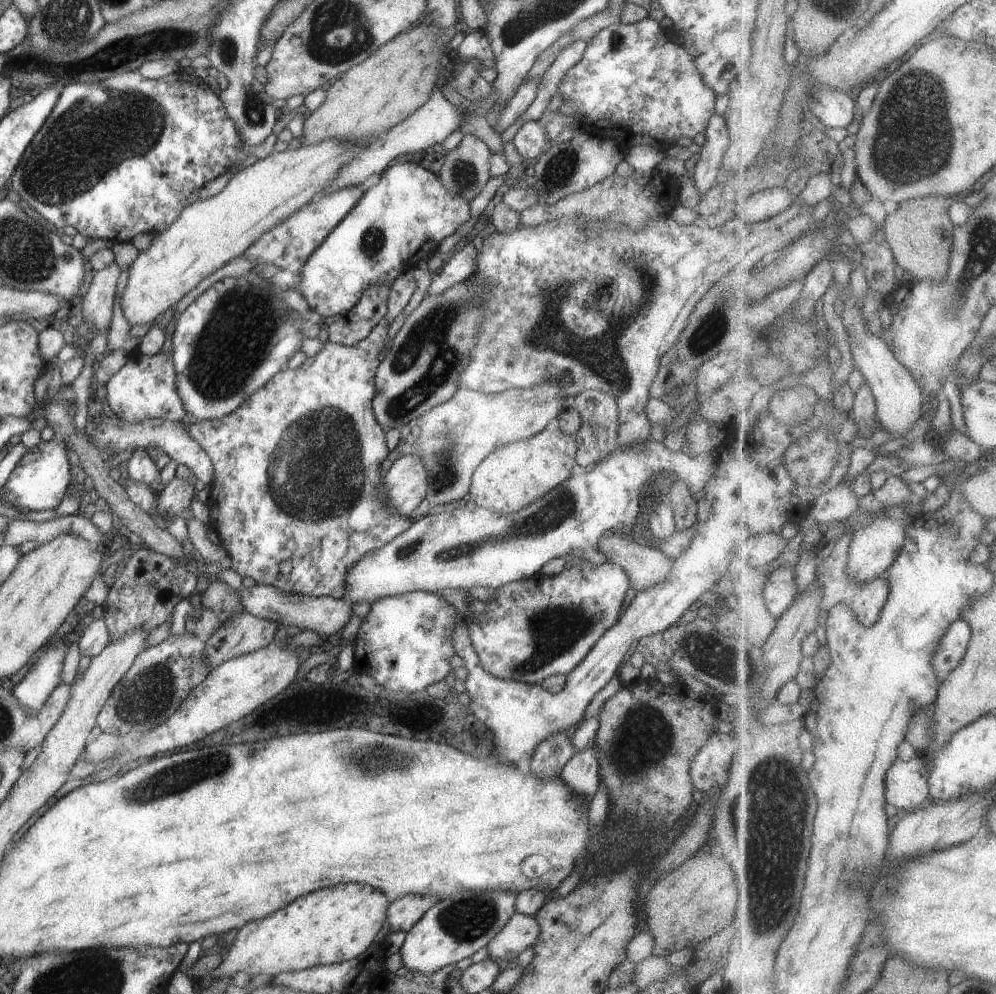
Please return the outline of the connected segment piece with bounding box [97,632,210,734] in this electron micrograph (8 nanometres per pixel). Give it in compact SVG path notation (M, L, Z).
M185 632L180 638L168 637L160 644L144 648L132 666L114 687L110 698L97 716L97 725L104 733L149 731L162 724L202 682L210 670L203 663L205 642Z

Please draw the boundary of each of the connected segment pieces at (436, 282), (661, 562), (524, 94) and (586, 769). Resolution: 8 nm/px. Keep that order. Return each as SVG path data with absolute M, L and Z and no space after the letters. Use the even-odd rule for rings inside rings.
M471 241L454 254L437 275L433 275L428 295L444 292L450 285L470 279L477 272L479 252Z
M622 532L603 534L599 540L599 549L607 556L607 562L623 568L629 576L629 586L636 593L644 592L667 579L672 572L674 559L668 557L659 548L650 546L642 541L634 540Z
M536 77L529 81L524 81L516 91L514 98L509 102L506 109L501 112L497 119L497 124L492 127L502 134L513 122L524 112L528 105L536 98L542 77Z
M595 745L575 752L561 770L560 778L567 788L584 801L590 801L598 792L600 779Z

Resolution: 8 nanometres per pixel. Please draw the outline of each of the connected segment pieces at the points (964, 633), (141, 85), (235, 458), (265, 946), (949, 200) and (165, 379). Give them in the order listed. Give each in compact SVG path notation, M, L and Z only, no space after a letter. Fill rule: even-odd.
M964 618L950 627L935 655L935 665L940 678L948 678L961 666L971 647L973 636L974 627Z
M181 70L161 79L147 79L138 71L130 71L91 85L78 82L66 85L54 108L45 118L44 124L41 124L38 132L22 153L21 159L17 162L17 167L9 179L12 181L12 188L24 198L30 207L34 208L42 218L54 224L56 228L74 226L86 238L104 238L113 243L128 242L141 232L157 234L170 228L180 213L198 200L199 192L207 182L224 174L230 164L240 163L252 153L250 147L243 149L243 142L239 137L236 123L228 116L218 94L208 86L204 79Z
M384 316L366 338L352 346L342 346L330 341L323 342L322 349L315 356L306 357L299 368L283 368L277 372L263 387L254 391L242 402L234 412L219 419L196 420L195 424L185 426L188 434L200 444L212 461L213 479L207 504L209 527L219 536L219 544L233 560L232 570L244 578L246 576L252 578L256 585L272 585L295 595L342 599L346 592L345 578L349 568L365 554L388 544L393 538L410 528L412 517L399 515L399 512L385 501L380 464L388 457L389 450L385 439L386 430L378 424L371 407L372 399L377 391L374 384L376 369L386 354L384 346L389 339L389 326L389 320Z
M338 884L334 890L320 890L306 898L296 900L284 910L260 920L250 922L237 932L234 944L227 950L228 956L220 963L222 974L236 974L245 972L252 978L256 976L273 976L285 972L294 972L302 969L311 969L318 965L332 965L343 963L362 954L378 936L386 922L387 908L391 900L382 892L366 886L366 884Z
M932 195L906 201L895 212L886 216L882 238L893 248L900 266L914 276L914 282L947 279L957 230L957 224L951 216L951 206L956 202L957 198L954 197Z
M138 349L131 351L126 364L105 386L109 414L125 423L134 424L156 417L182 421L186 415L177 391L177 373L172 357L164 356L161 350L153 357L143 355Z

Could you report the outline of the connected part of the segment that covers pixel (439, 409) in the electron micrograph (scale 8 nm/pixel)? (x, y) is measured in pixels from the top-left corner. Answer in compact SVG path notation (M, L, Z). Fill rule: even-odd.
M541 382L531 389L508 389L498 394L486 394L460 387L456 394L427 410L422 416L411 420L401 429L401 437L395 448L402 455L418 455L426 465L429 474L427 499L431 507L437 504L451 504L469 493L475 468L502 445L518 442L544 430L563 408L570 406L568 397L558 383Z

